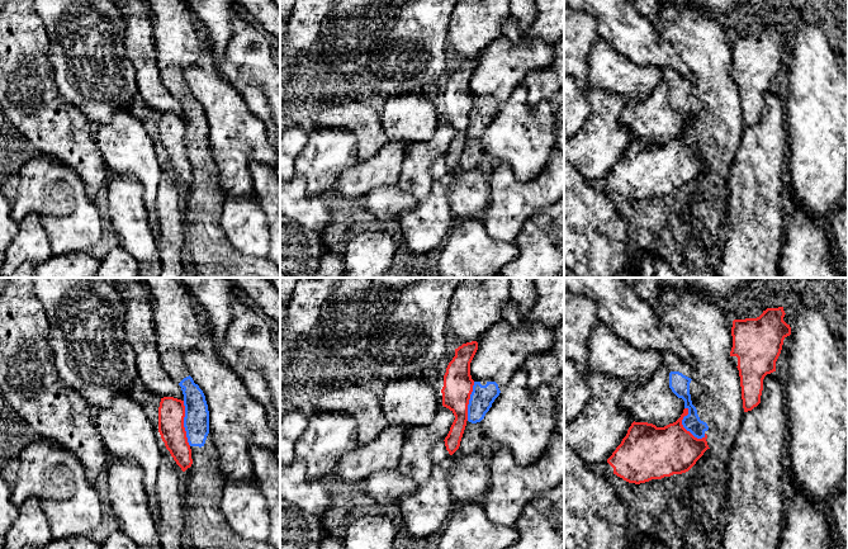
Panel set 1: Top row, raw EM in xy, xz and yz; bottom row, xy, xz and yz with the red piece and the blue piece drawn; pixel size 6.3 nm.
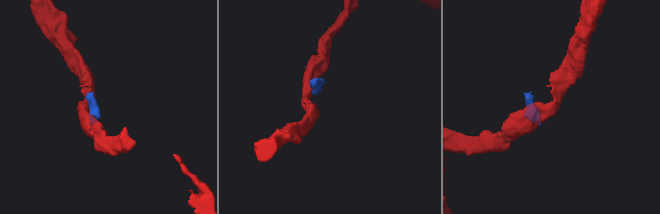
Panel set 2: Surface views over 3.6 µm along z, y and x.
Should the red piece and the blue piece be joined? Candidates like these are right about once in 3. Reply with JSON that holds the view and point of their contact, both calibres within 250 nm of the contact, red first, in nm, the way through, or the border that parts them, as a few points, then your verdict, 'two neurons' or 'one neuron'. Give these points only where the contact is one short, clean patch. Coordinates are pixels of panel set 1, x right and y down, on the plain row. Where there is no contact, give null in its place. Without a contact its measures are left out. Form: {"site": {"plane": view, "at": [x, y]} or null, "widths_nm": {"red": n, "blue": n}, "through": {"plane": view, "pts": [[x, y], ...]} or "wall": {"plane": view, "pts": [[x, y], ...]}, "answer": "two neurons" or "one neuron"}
{"site": {"plane": "yz", "at": [683, 143]}, "widths_nm": {"red": 340, "blue": 110}, "wall": {"plane": "yz", "pts": [[685, 123], [687, 129], [682, 141], [695, 152], [704, 154]]}, "answer": "two neurons"}

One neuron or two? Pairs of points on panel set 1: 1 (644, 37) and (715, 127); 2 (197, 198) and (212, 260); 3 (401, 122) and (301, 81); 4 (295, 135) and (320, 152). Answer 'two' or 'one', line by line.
1: two
2: one
3: two
4: two

